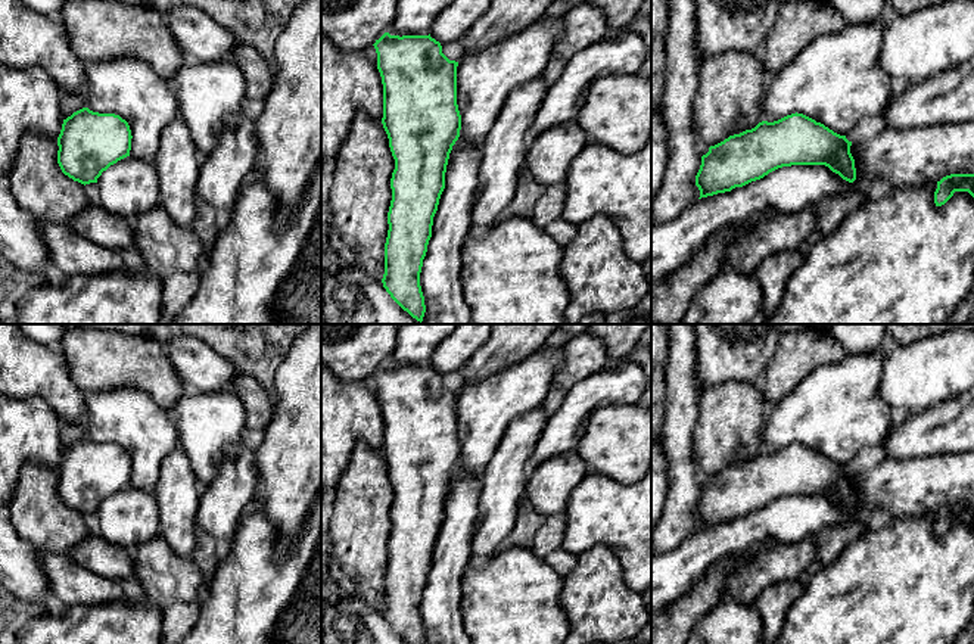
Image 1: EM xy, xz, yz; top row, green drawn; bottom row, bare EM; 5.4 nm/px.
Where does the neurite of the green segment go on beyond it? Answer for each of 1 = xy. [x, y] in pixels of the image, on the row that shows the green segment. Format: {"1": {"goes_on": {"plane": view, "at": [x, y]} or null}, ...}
{"1": {"goes_on": null}}

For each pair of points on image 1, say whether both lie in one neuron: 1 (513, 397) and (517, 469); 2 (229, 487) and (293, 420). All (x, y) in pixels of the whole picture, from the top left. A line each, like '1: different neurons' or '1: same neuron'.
1: different neurons
2: same neuron

